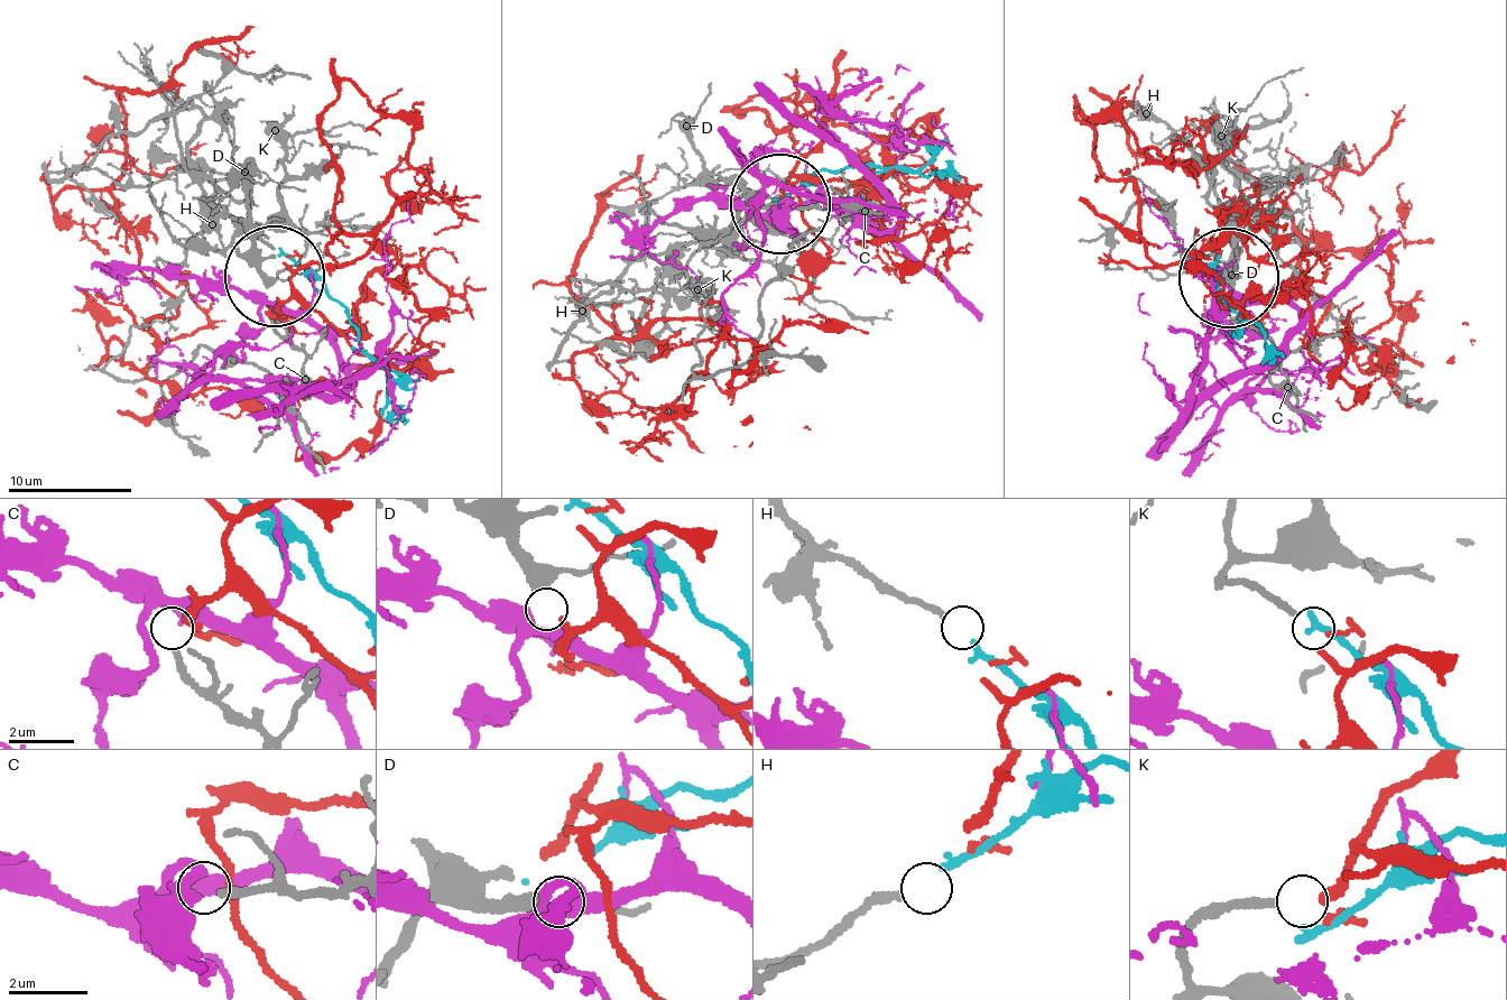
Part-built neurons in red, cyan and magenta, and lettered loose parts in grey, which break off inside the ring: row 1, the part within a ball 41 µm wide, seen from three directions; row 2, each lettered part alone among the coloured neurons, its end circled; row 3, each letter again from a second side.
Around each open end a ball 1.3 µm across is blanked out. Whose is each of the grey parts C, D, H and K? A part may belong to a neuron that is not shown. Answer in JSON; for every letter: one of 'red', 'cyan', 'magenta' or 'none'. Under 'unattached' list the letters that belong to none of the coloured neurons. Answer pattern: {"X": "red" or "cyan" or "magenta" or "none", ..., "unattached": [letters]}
{"C": "none", "D": "magenta", "H": "cyan", "K": "red", "unattached": ["C"]}

